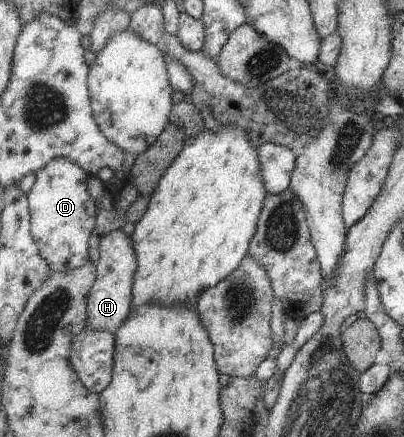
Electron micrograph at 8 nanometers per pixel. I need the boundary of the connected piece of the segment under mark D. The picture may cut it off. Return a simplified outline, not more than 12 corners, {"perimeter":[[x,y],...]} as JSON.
{"perimeter":[[58,157],[27,194],[32,238],[55,273],[88,262],[97,206]]}

